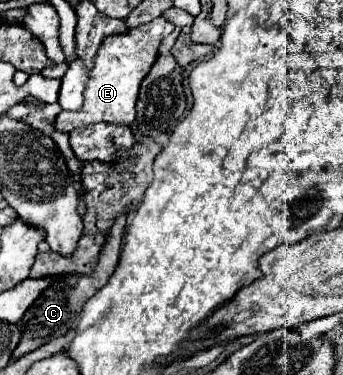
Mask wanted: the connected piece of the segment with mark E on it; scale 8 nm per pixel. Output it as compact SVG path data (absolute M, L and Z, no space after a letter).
M159 16L149 24L131 28L125 34L115 34L111 38L105 38L103 44L99 46L95 64L91 68L91 80L87 82L83 108L77 112L61 112L55 120L55 130L71 132L79 126L89 126L89 124L97 124L97 122L131 126L135 122L135 102L137 102L137 94L139 94L139 84L151 70L153 62L157 60L161 40L167 34L171 34L173 28L175 26L169 20Z

